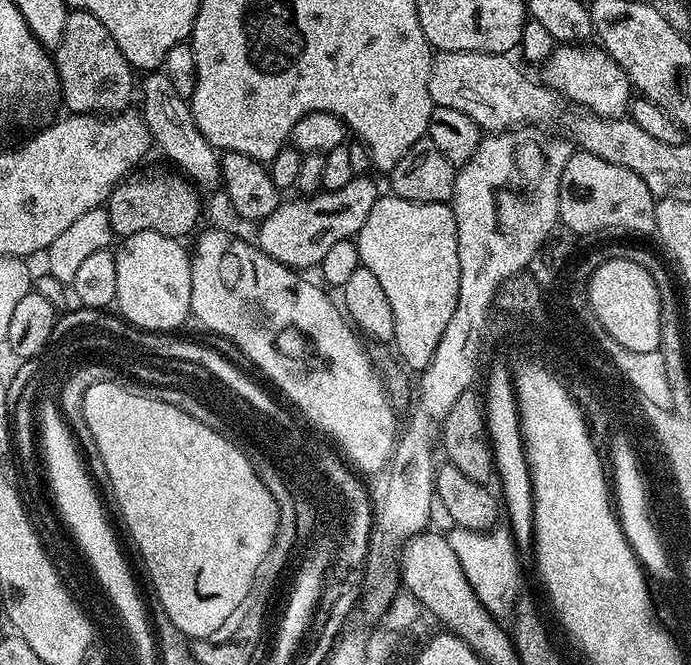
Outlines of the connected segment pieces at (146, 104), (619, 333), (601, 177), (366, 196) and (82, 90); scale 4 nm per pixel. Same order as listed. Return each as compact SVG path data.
M156 70L145 76L147 77L142 84L140 116L152 136L155 147L160 148L164 155L169 156L177 164L175 167L199 189L205 193L207 193L206 191L212 192L215 188L217 191L222 184L220 156L213 141L209 137L203 136L198 130L198 126L194 122L191 103L180 97L178 90L174 90L170 78L163 71Z
M622 258L602 262L589 277L586 293L598 322L615 342L635 352L655 352L661 347L660 295L654 278L650 278L646 268Z
M576 150L566 162L566 170L562 170L559 223L578 232L574 234L604 234L607 228L629 228L632 232L652 234L656 230L656 201L657 197L634 170L614 166L614 162L598 158L598 154Z
M368 174L354 175L350 182L346 182L346 186L342 186L342 190L334 190L333 192L321 190L307 198L296 198L300 200L285 199L274 210L274 214L259 221L260 233L254 237L255 243L267 256L277 260L279 264L285 264L287 268L315 269L322 262L322 258L326 258L326 253L330 251L330 246L334 246L334 242L353 239L362 230L366 218L370 218L370 210L378 199L376 184L371 178L372 176Z
M79 10L69 11L62 42L54 50L56 76L60 80L59 95L62 104L72 114L119 114L129 107L132 100L132 75L134 69L118 50L118 42L94 18L94 14Z

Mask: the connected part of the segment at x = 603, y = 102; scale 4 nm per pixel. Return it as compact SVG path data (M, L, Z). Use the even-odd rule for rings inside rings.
M566 44L557 47L546 61L546 67L548 67L546 83L548 87L556 89L565 100L589 112L593 112L595 116L604 116L608 120L623 117L629 111L630 101L634 96L634 89L628 80L628 75L624 73L622 66L618 66L618 62L614 62L614 58L604 51L603 47L588 47L592 46Z

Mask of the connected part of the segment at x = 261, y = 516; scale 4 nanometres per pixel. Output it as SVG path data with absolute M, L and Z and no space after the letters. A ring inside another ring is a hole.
M116 380L98 382L86 390L84 399L84 413L86 414L86 426L90 426L90 434L96 440L96 454L102 465L104 476L109 476L114 486L114 498L118 498L118 506L126 526L136 543L136 549L140 551L143 567L148 568L148 576L152 579L152 588L160 599L159 611L167 615L174 626L185 638L192 640L204 640L214 634L238 610L240 603L253 591L255 584L255 571L266 558L270 546L274 542L274 534L279 522L277 507L272 507L272 500L266 498L262 490L258 490L256 476L251 476L250 469L242 466L242 458L234 450L230 450L218 437L211 436L207 428L194 426L194 418L174 406L166 406L166 402L158 402L150 394L139 396L136 392L127 392L119 388Z

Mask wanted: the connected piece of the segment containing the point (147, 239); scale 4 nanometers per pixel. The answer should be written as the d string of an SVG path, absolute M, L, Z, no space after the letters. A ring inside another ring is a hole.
M142 232L130 234L119 241L120 248L115 249L116 265L118 266L118 290L114 301L115 307L120 307L119 315L128 324L149 333L171 333L183 322L189 319L192 307L190 306L190 270L192 261L189 249L183 248L181 241L175 236L167 236L156 232Z

